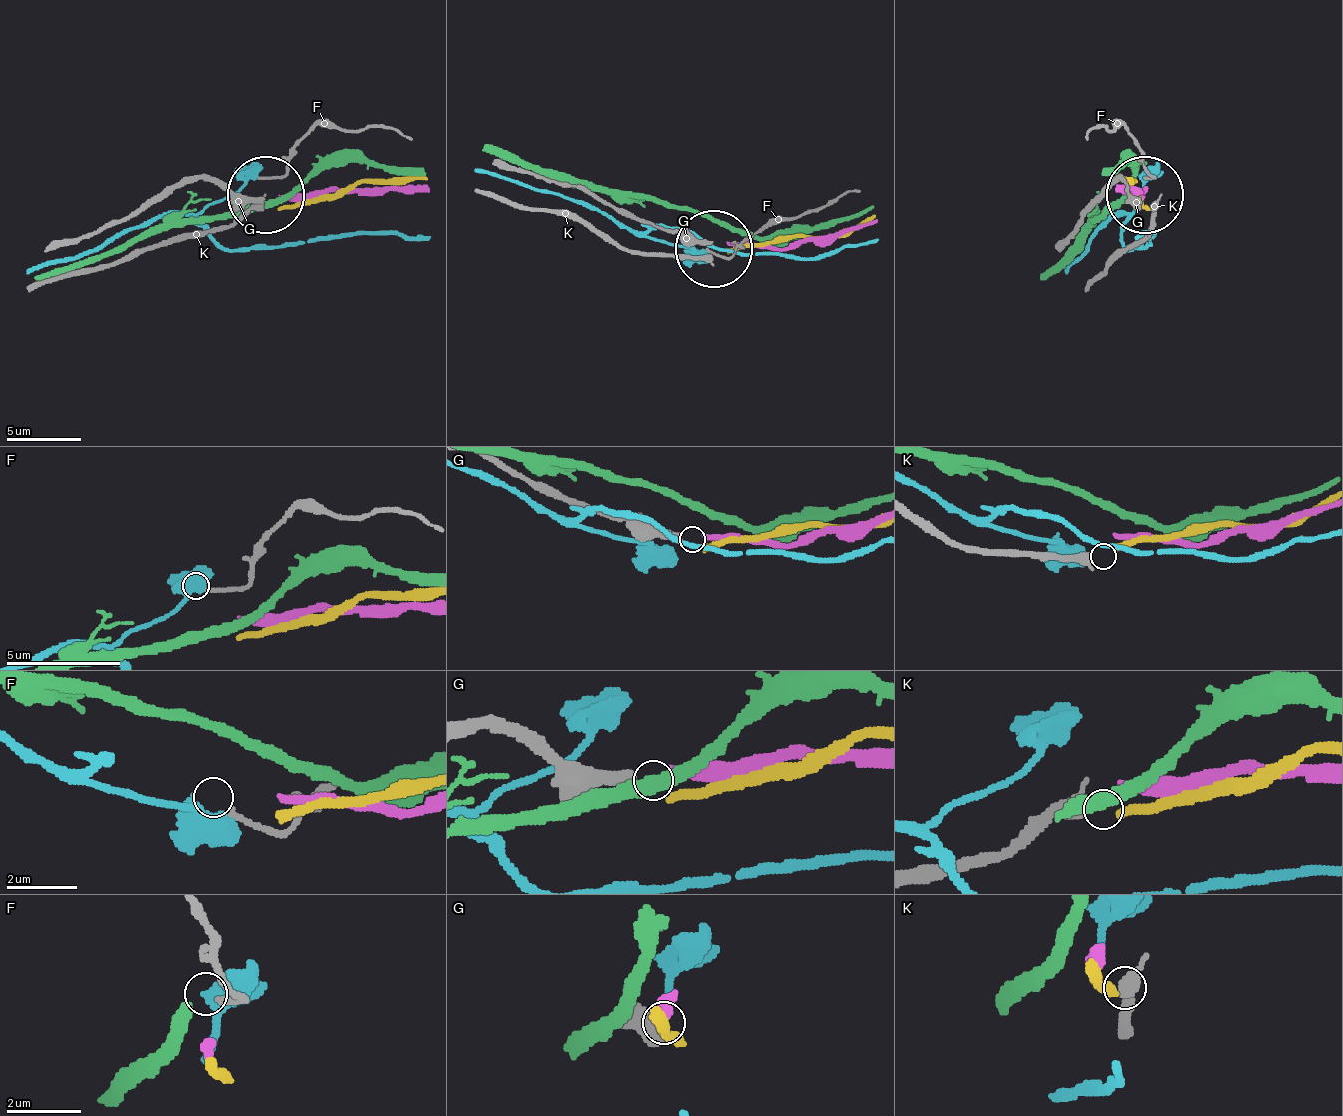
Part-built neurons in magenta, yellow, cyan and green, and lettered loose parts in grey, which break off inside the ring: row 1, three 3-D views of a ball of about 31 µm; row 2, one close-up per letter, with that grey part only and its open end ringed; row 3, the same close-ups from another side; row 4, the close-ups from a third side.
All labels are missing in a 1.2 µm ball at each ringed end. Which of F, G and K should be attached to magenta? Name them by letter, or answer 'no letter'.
G

